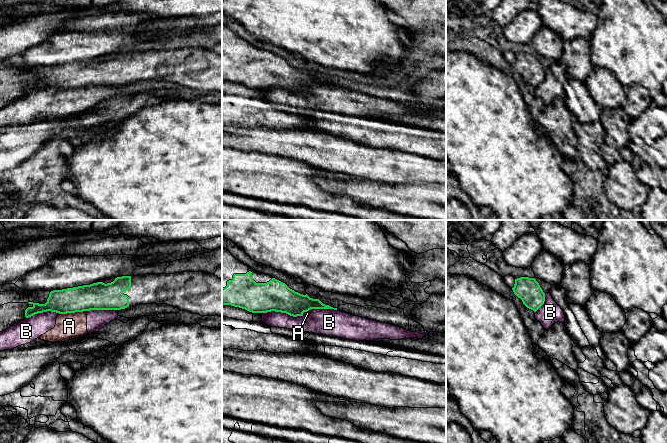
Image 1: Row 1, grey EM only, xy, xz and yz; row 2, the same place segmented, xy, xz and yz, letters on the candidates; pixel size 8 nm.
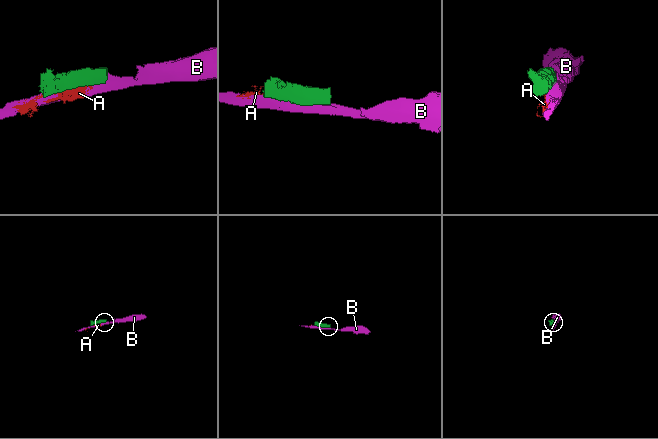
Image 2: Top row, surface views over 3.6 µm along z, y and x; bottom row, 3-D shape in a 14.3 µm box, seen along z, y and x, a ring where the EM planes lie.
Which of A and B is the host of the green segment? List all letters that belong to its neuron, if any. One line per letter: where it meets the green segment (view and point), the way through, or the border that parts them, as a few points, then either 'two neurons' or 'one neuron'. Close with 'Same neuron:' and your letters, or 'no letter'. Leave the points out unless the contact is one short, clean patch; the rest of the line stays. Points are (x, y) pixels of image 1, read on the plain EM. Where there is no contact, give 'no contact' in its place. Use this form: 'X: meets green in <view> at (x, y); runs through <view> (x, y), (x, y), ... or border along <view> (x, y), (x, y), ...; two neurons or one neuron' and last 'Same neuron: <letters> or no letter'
A: meets green in xy at (73, 88); two neurons
B: meets green in xz at (282, 88); two neurons
Same neuron: no letter

